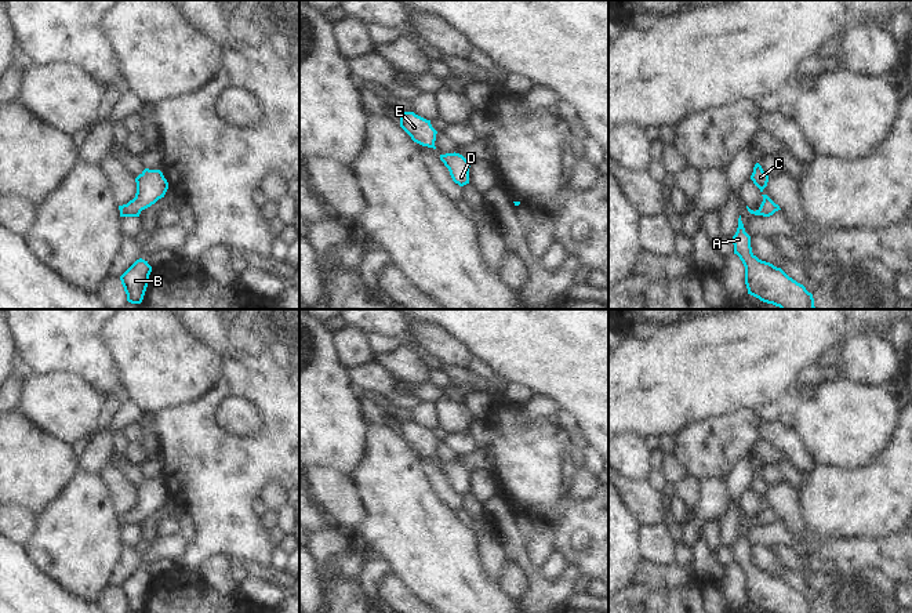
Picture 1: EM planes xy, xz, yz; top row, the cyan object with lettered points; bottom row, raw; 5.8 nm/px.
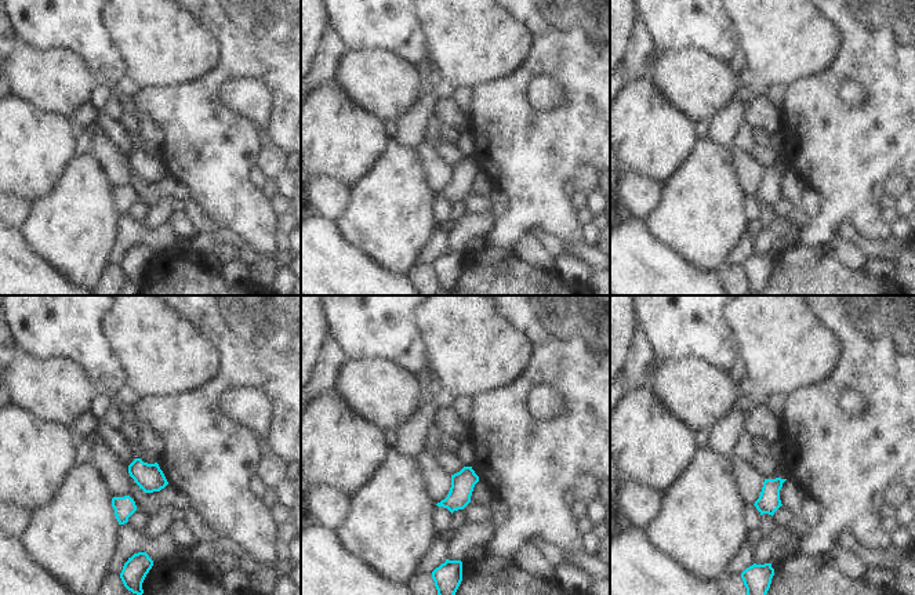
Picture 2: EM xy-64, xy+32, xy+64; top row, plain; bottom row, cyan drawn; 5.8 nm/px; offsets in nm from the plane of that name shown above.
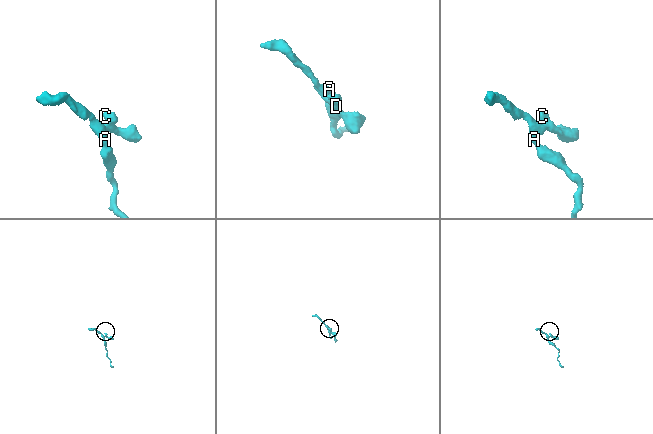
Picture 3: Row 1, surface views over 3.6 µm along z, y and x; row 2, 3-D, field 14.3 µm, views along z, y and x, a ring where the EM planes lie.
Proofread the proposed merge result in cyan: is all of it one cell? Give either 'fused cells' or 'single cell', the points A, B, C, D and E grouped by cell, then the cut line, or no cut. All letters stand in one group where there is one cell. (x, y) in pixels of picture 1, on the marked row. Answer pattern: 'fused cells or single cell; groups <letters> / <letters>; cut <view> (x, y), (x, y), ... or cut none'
single cell; groups A B C D E; cut none

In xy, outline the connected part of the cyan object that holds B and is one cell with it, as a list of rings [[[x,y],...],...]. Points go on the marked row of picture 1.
[[[139,258],[120,276],[128,302],[142,302],[150,272],[152,266],[148,264],[148,261]]]

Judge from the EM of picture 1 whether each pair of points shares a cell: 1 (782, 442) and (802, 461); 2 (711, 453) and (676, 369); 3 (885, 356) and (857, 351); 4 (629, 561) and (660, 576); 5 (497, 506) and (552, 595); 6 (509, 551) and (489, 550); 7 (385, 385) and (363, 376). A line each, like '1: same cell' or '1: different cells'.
1: same cell
2: different cells
3: same cell
4: different cells
5: same cell
6: different cells
7: same cell

